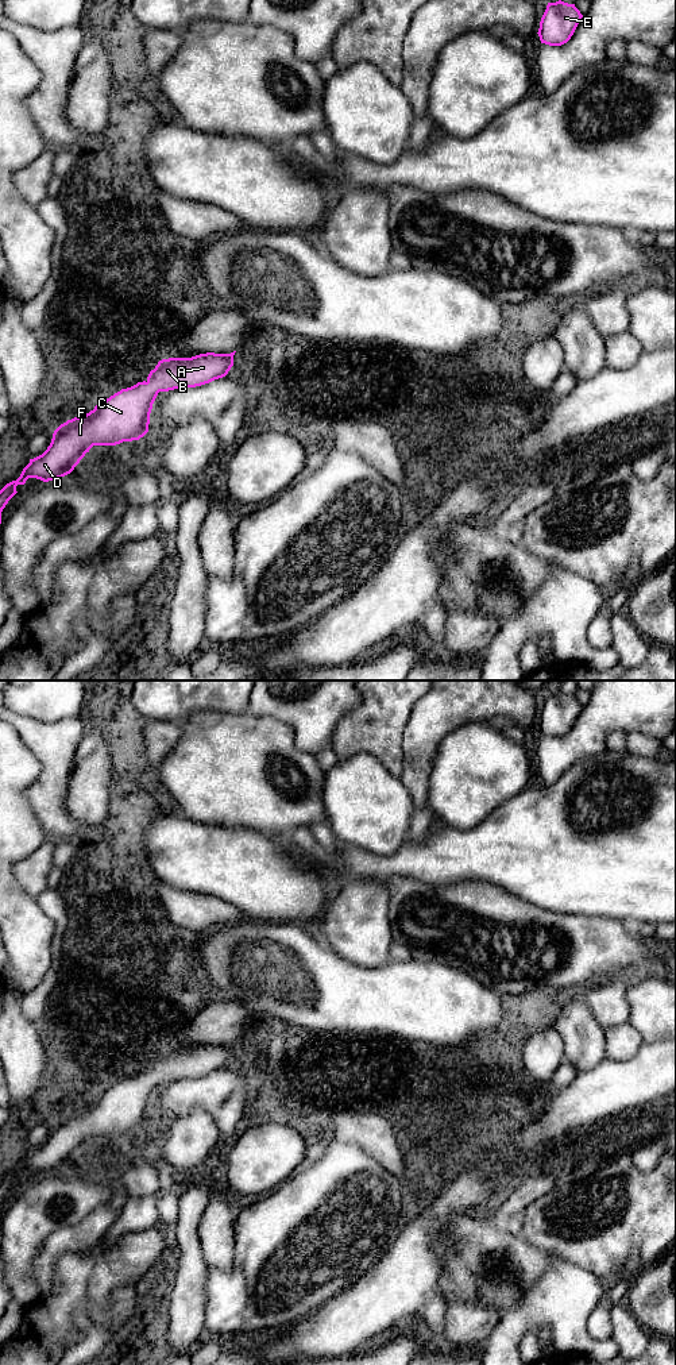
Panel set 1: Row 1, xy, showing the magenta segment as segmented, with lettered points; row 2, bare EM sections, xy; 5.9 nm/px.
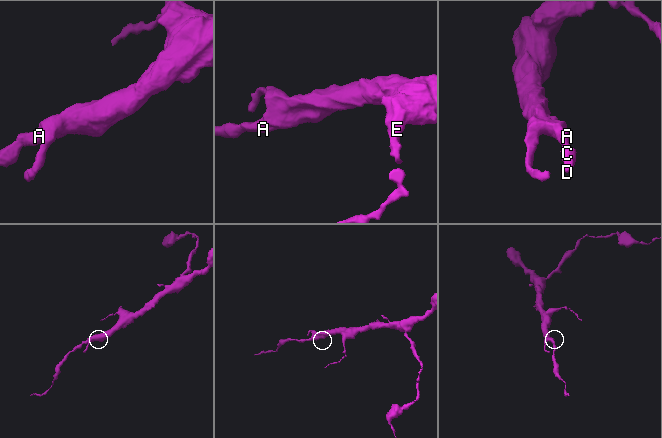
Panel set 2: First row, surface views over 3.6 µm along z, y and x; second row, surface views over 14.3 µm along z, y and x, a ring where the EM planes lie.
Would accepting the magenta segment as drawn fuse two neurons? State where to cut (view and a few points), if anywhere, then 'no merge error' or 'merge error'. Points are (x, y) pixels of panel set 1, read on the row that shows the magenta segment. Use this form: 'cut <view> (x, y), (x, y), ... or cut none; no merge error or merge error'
cut none; no merge error

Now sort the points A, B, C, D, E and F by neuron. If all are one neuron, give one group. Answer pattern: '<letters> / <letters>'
A B C D E F

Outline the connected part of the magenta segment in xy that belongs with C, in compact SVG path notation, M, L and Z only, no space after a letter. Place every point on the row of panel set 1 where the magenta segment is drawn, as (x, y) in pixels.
M236 351L231 354L215 354L215 352L206 352L200 354L192 358L169 358L162 359L158 362L154 370L150 371L148 377L143 382L138 382L136 385L121 389L120 392L115 393L109 398L104 400L103 402L97 404L93 410L89 413L74 417L72 420L67 420L66 423L61 424L53 433L53 439L47 450L34 458L30 459L30 463L23 469L20 477L16 481L12 481L7 483L0 490L0 524L1 524L1 512L8 504L8 501L18 493L16 486L24 485L28 478L36 478L43 482L54 481L58 478L62 478L67 474L70 474L74 467L80 463L80 460L85 456L86 452L93 446L116 446L123 441L132 441L139 440L148 432L148 424L150 424L150 413L152 409L152 404L158 396L159 392L169 392L179 387L196 387L205 383L209 383L215 379L223 378L228 374L231 367L233 366L233 355Z

